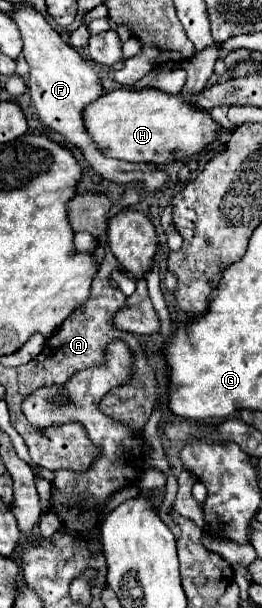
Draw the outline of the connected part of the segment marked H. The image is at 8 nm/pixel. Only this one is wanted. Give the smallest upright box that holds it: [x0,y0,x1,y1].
[83,89,221,165]

